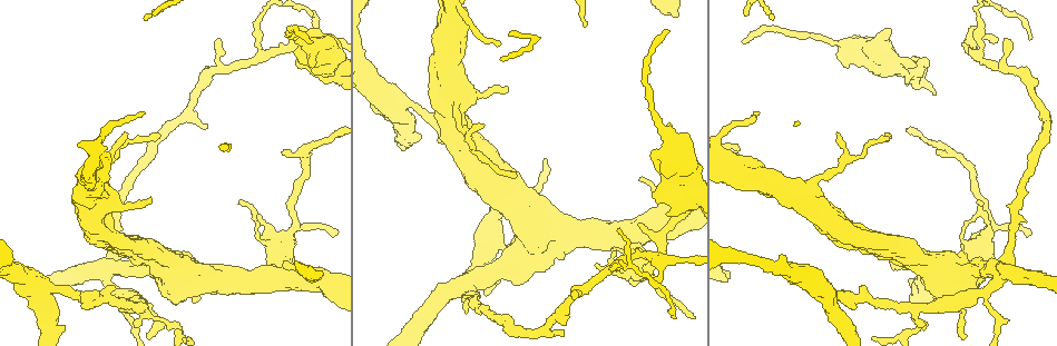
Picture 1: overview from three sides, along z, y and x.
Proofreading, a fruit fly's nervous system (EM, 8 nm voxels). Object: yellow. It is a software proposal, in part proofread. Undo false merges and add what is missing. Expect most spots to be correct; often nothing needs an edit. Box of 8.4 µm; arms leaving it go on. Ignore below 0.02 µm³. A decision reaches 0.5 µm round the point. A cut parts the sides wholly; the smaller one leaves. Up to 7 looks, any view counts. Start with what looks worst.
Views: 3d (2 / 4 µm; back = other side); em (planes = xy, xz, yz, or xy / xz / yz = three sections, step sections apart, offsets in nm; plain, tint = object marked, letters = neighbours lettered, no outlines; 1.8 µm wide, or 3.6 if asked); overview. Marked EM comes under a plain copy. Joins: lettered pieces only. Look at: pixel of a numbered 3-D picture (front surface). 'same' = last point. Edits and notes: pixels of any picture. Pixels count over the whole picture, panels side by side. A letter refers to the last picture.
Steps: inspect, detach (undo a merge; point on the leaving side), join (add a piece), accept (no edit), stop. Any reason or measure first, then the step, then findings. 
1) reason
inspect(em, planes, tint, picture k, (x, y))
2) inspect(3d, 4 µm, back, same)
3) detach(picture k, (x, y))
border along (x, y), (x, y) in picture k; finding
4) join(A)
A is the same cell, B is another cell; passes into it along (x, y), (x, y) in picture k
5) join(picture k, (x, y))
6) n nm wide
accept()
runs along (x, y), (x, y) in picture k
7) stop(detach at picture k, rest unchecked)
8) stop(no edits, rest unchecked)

sharp bend
inspect(em, xz, step 8, tint, picture 1, (469, 283))

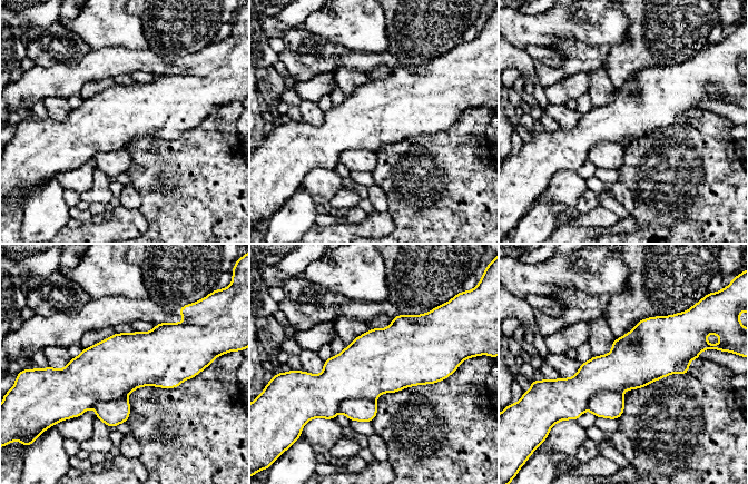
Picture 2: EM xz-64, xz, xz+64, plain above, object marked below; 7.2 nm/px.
cut it another way
inspect(em, planes, letters, same)

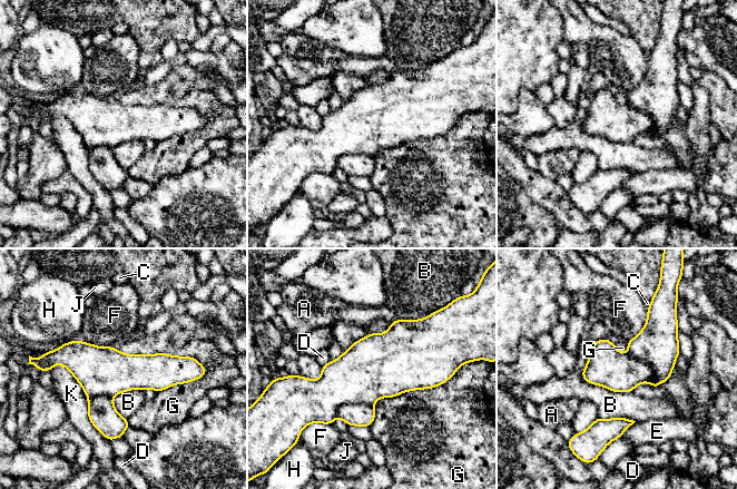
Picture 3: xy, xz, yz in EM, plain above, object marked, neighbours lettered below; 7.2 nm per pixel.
280 nm wide
detach(picture 3, (359, 413))
A, B, C, D, E, F, G, H, J and K are other cells; border along (372, 403), (345, 403), (336, 416) in picture 3; two cells meet here

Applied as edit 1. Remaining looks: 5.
inspect(overview)

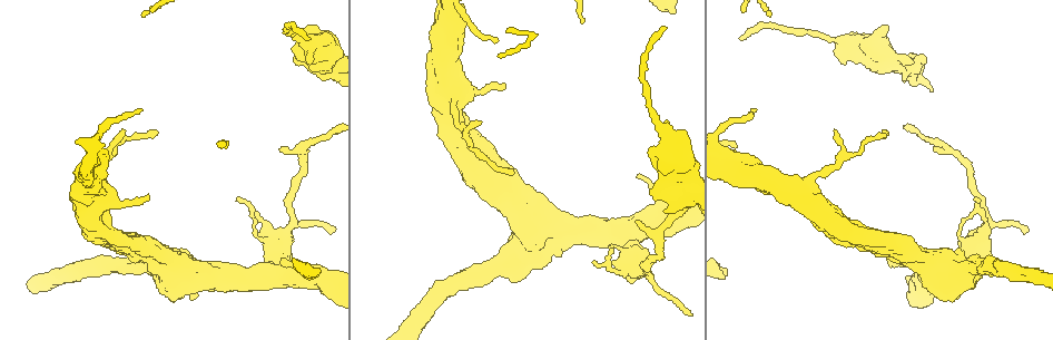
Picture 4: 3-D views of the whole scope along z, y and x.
free end
inspect(em, planes, letters, picture 4, (910, 60))

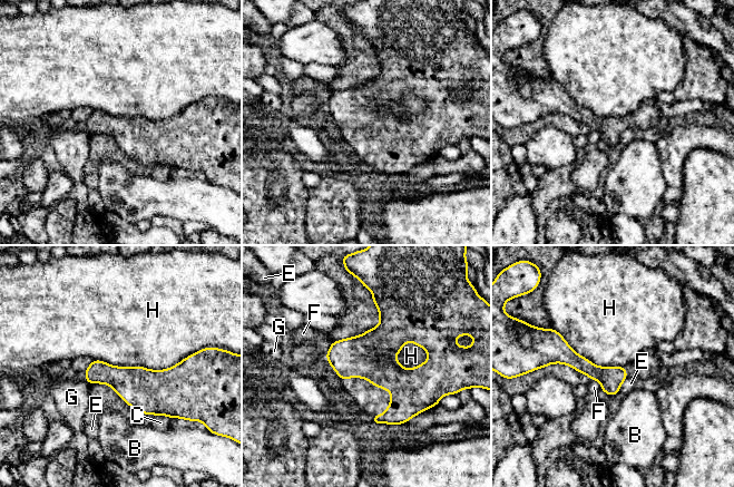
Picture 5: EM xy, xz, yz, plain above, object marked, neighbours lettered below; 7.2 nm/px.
160 nm wide; H touches over 750 nm
accept()
B, C, E, F, G and H are other cells; none of them fits

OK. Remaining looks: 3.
stop(detach at picture 3, rest unchecked)

